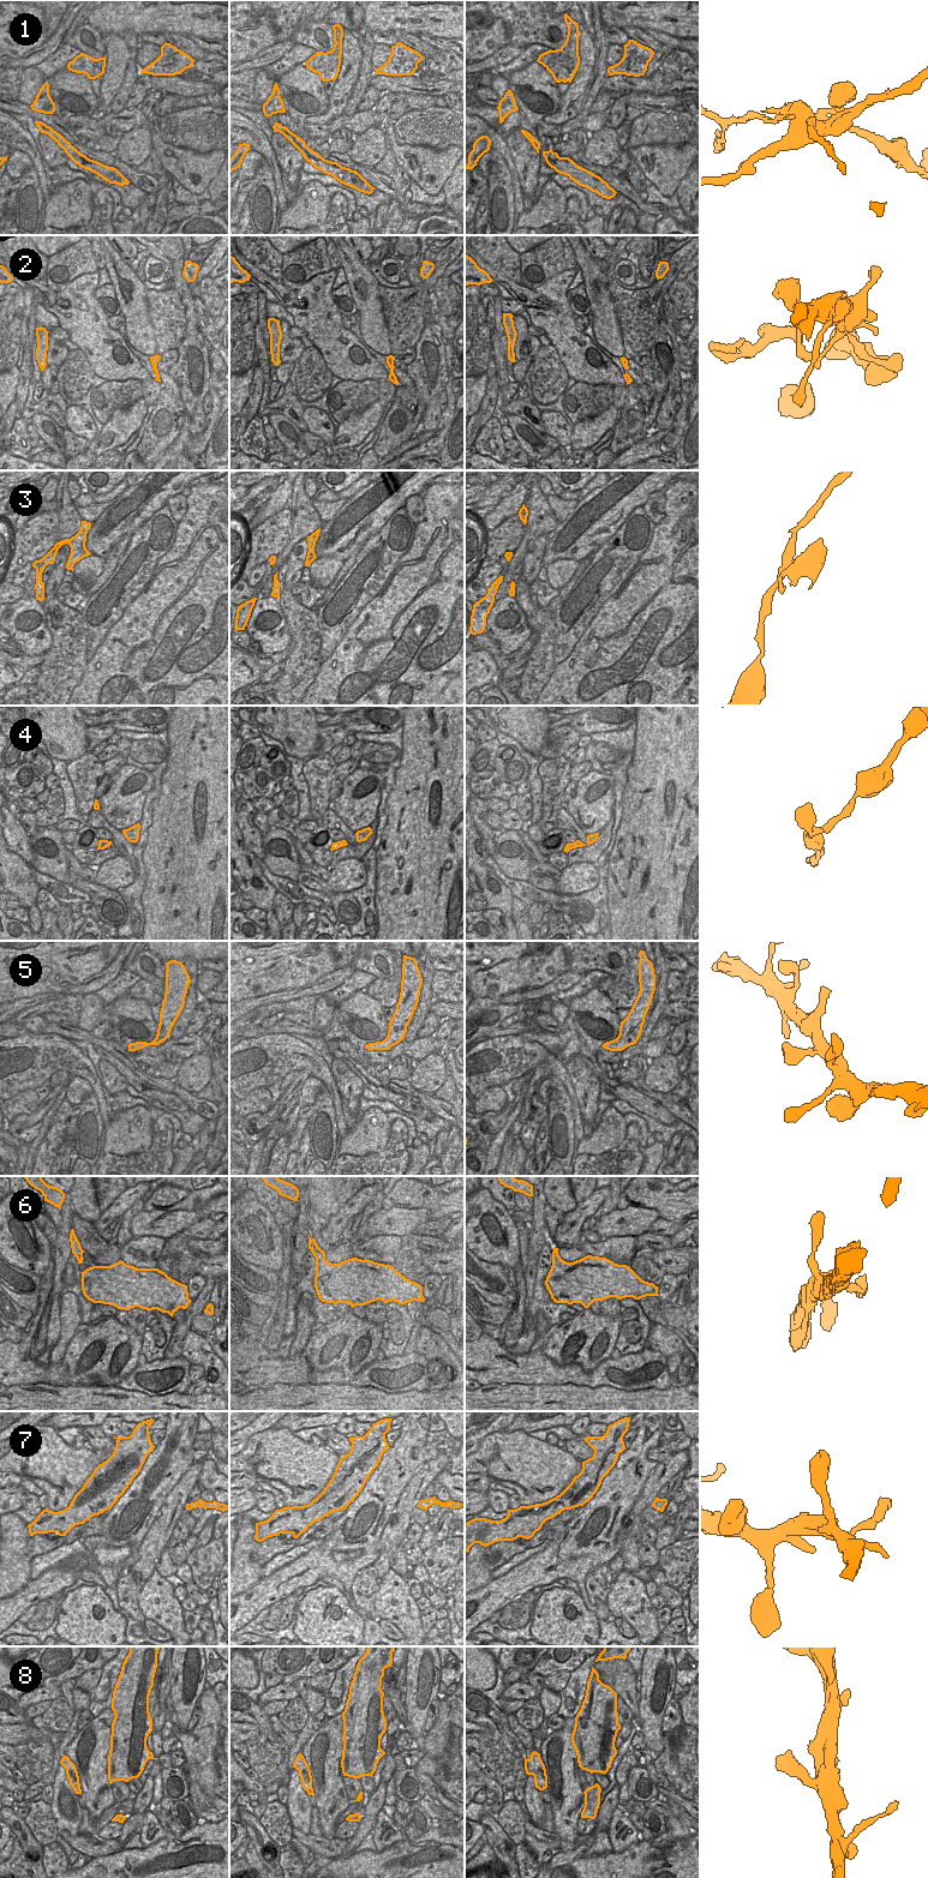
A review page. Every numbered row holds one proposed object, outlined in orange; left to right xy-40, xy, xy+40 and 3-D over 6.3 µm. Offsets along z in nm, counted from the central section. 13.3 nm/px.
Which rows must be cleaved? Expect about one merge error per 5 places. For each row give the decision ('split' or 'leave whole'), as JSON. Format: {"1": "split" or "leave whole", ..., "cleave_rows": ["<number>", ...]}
{"1": "split", "2": "split", "3": "leave whole", "4": "leave whole", "5": "leave whole", "6": "leave whole", "7": "leave whole", "8": "leave whole", "cleave_rows": ["1", "2"]}

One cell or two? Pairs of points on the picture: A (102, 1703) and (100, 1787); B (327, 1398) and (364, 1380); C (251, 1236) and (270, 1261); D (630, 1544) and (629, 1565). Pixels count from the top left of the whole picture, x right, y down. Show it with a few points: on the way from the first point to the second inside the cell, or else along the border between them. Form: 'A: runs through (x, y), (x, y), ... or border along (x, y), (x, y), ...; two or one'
A: border along (109, 1706), (105, 1708), (94, 1718); two
B: border along (325, 1382), (373, 1386), (381, 1391); two
C: runs through (257, 1242), (269, 1255); one
D: runs through (630, 1549), (630, 1560); one

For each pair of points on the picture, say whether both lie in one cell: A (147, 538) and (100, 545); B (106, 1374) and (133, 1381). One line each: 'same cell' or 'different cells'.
A: different cells
B: different cells

